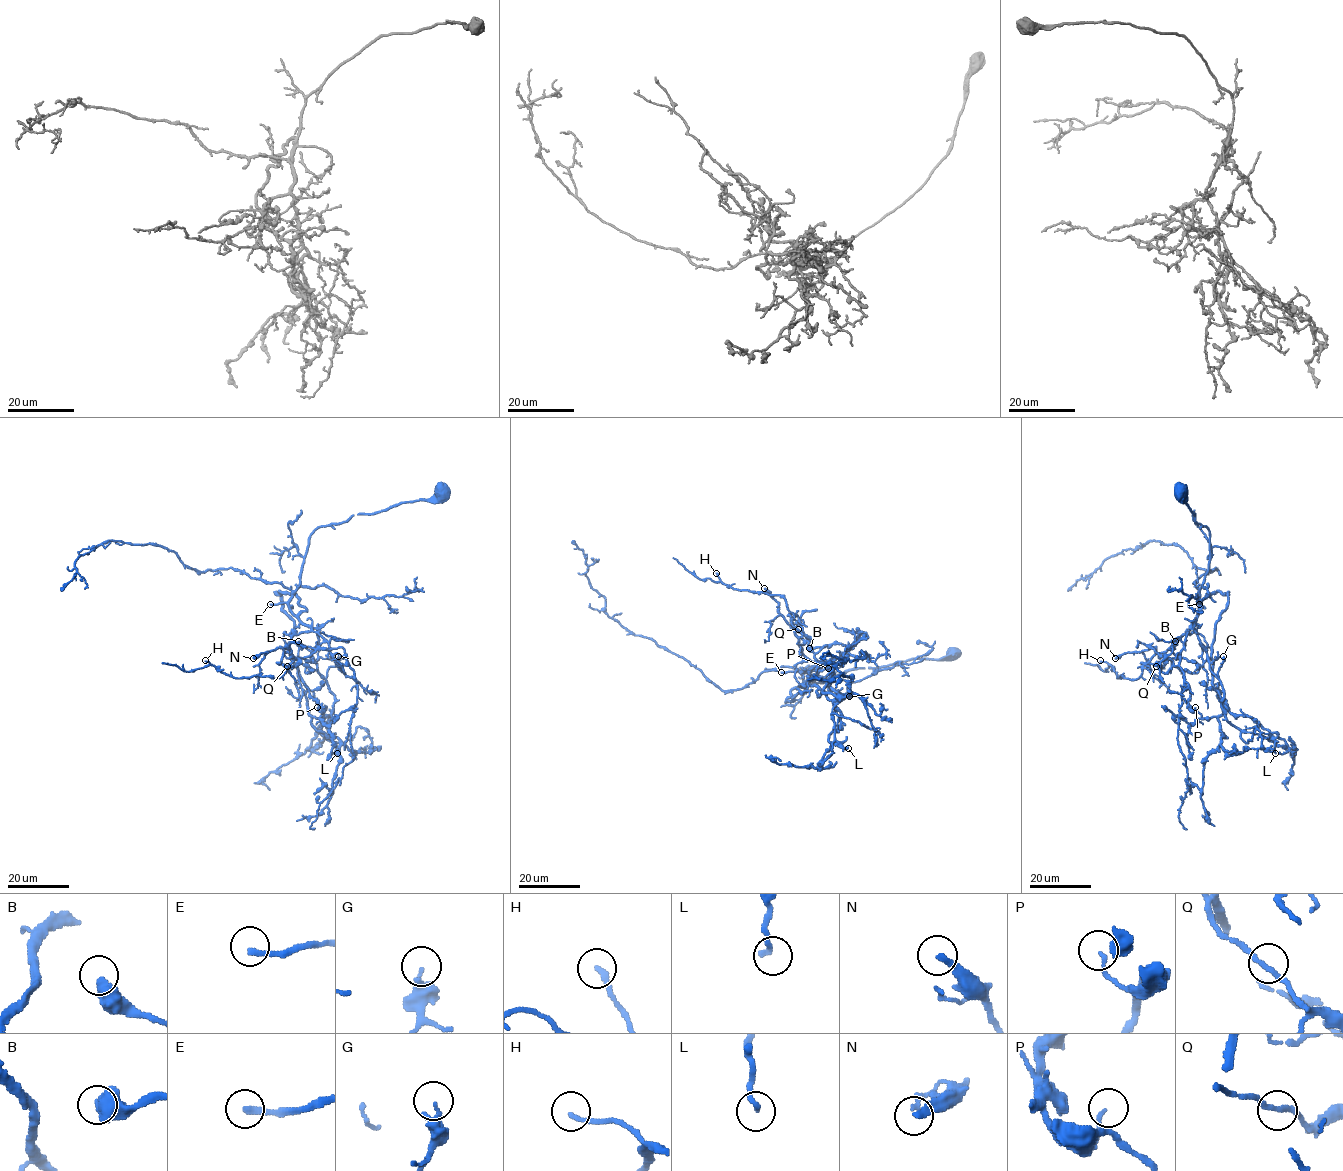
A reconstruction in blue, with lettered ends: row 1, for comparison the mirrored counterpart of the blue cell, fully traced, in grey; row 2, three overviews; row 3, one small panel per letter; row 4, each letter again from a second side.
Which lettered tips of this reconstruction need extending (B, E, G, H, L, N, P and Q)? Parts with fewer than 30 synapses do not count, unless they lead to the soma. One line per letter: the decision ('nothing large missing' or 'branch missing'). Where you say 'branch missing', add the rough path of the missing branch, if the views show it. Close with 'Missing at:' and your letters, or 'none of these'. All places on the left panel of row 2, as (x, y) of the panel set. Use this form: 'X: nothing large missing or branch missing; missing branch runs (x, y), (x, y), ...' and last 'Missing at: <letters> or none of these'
B: nothing large missing
E: branch missing; missing branch runs (270, 604), (253, 623), (267, 641), (266, 652), (239, 667), (253, 660), (251, 649), (256, 639)
G: nothing large missing
H: nothing large missing
L: nothing large missing
N: nothing large missing
P: nothing large missing
Q: nothing large missing
Missing at: E

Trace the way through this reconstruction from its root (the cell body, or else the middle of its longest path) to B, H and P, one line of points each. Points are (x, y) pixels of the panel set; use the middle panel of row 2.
B: (952, 652), (815, 682), (799, 672), (822, 662), (803, 653), (799, 638), (815, 653), (826, 646), (809, 648)
H: (952, 652), (815, 682), (799, 672), (822, 662), (803, 653), (785, 599), (733, 589), (716, 573)
P: (952, 652), (823, 682), (799, 672), (822, 662), (807, 659), (794, 676), (819, 697), (828, 668)

